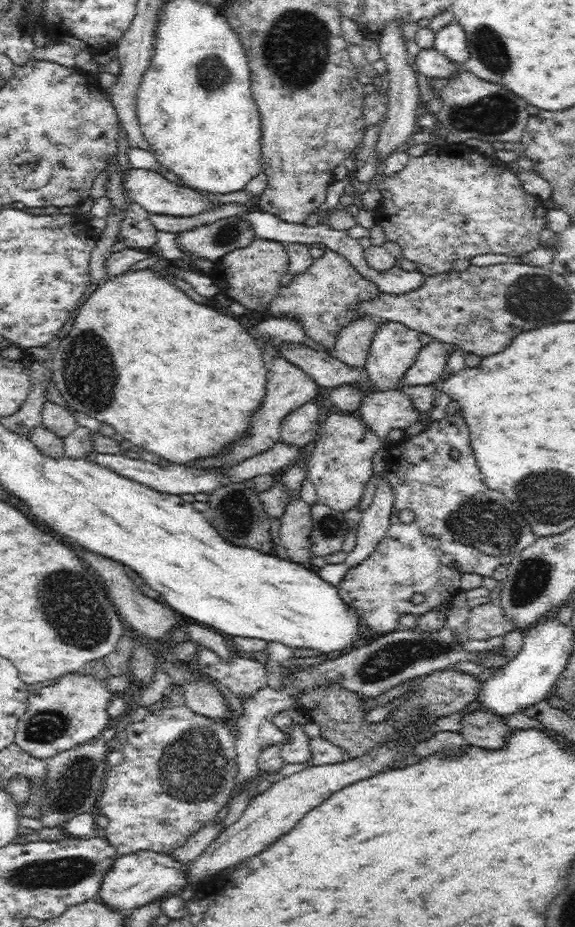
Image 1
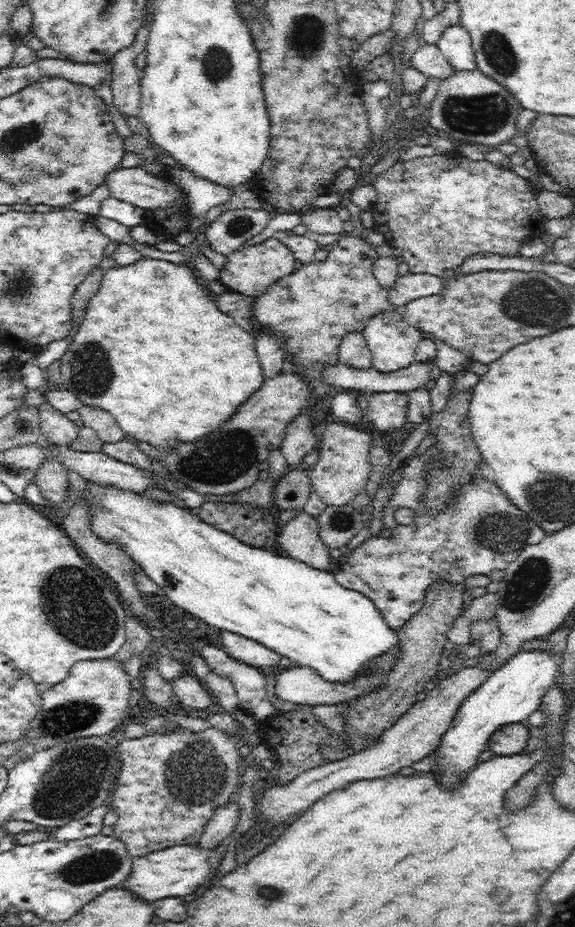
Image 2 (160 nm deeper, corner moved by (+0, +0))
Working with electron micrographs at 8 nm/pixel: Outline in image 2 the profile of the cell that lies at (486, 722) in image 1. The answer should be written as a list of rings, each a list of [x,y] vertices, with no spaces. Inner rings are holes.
[[[512,722],[496,730],[488,740],[488,750],[496,755],[509,756],[522,753],[528,744],[529,732],[524,723]]]

